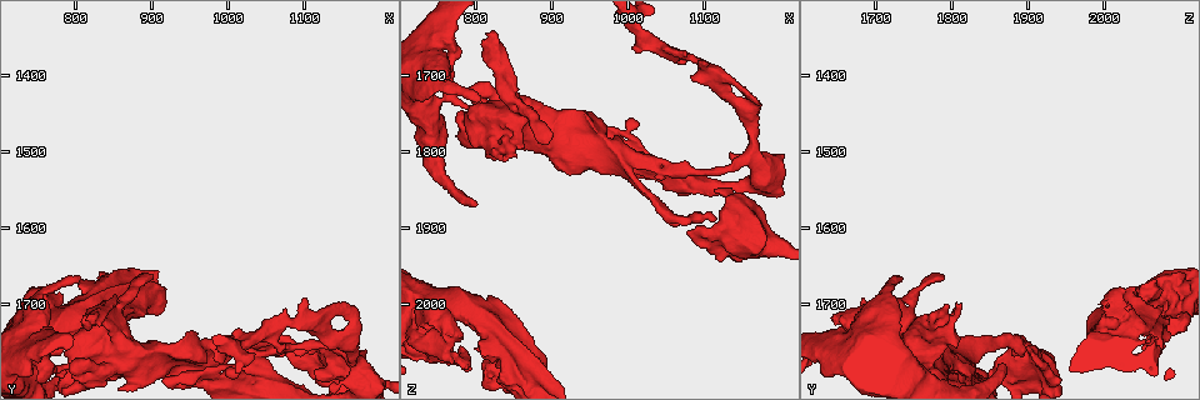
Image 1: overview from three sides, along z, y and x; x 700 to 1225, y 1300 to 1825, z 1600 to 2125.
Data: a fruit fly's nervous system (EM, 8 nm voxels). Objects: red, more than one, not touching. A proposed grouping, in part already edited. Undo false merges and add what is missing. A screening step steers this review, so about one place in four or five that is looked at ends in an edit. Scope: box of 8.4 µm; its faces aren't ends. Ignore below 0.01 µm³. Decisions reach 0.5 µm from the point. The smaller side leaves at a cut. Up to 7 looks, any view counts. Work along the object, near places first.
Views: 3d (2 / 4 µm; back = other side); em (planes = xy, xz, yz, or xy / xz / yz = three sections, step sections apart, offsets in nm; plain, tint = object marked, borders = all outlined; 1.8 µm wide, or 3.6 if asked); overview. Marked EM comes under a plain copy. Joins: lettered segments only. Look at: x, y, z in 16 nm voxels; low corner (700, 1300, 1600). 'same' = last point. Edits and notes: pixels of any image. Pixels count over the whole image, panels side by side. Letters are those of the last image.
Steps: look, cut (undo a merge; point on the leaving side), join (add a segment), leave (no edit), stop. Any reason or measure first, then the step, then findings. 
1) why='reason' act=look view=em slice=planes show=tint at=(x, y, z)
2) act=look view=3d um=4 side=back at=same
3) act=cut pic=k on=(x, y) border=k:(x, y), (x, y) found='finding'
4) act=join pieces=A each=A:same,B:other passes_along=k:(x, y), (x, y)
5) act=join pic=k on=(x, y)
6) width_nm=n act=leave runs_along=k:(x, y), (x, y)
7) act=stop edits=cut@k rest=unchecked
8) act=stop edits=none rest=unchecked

why='closes a loop' act=look view=em slice=planes show=borders at=(835, 1710, 1805)

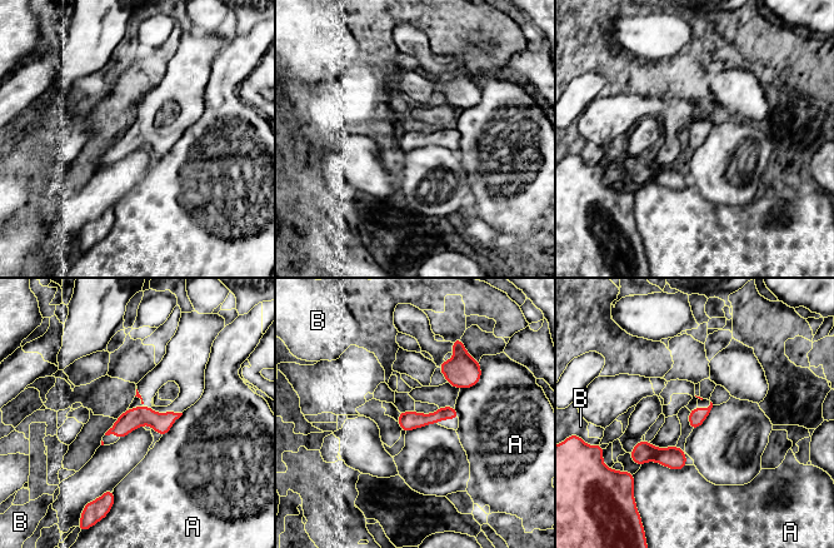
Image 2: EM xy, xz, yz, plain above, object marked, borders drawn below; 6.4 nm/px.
act=leave each=A:other,B:other runs_along=2:(175, 416), (133, 418), (114, 429) found='continuous, no second neuron'

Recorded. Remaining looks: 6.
why='calibre changes' act=look view=em slice=planes show=borders at=(995, 1755, 1805)

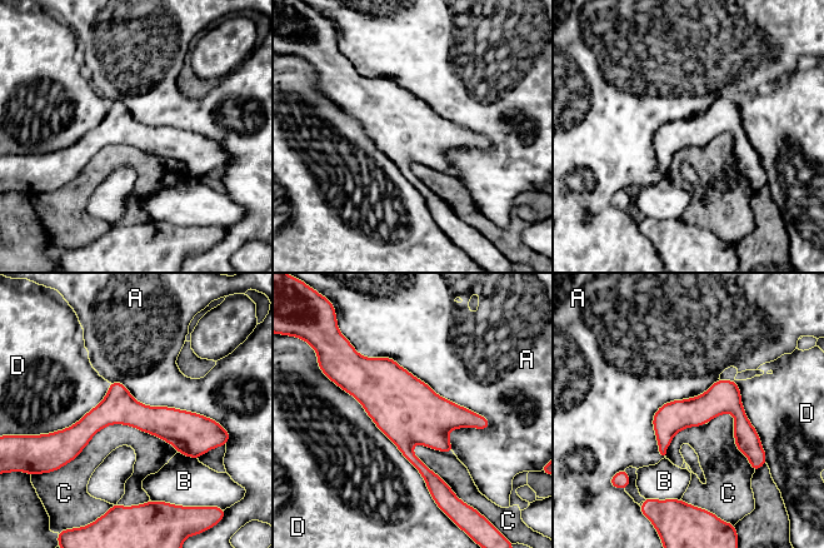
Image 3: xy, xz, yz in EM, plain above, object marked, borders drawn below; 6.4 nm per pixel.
width_nm=200 act=leave each=A:other,B:other,C:other,D:other runs_along=3:(206, 427), (101, 416), (61, 436) found='one neuron here'

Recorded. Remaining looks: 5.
why='branch stops here' act=look view=3d um=4 at=(815, 1720, 1640)

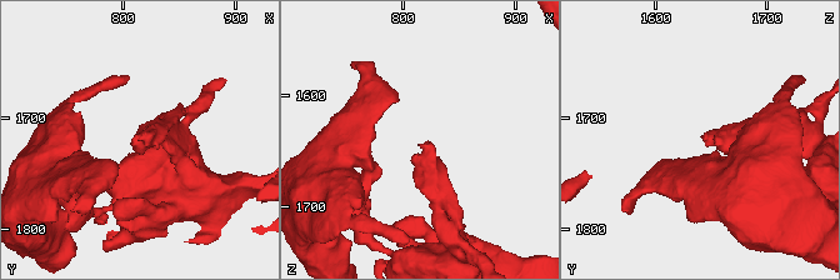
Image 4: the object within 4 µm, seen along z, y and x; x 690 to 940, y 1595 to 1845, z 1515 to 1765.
why='need the tissue' act=look view=em slice=planes show=borders at=(814, 1720, 1644)

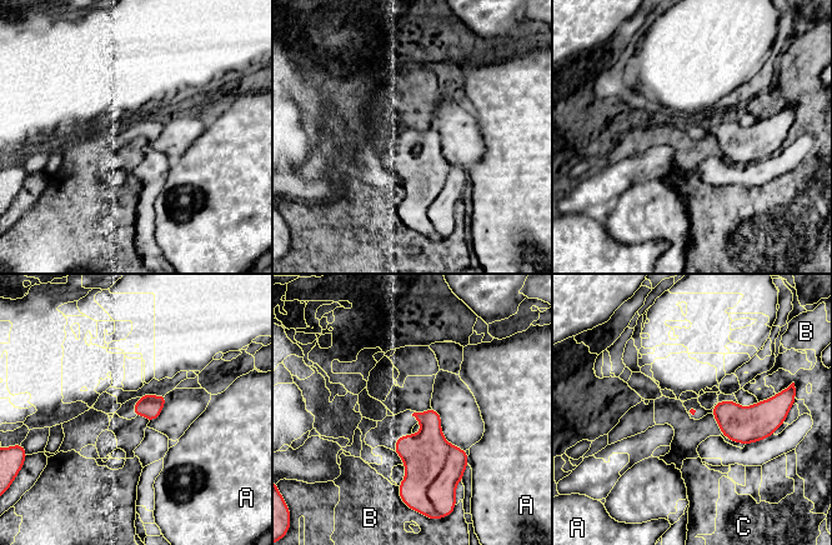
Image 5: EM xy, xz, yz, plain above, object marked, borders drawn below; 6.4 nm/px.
act=cut pic=5 on=(441, 491) each=A:other,B:other,C:other found='a second neuron is stuck on'

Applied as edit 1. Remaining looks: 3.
act=stop edits=cut@5 rest=unchecked

